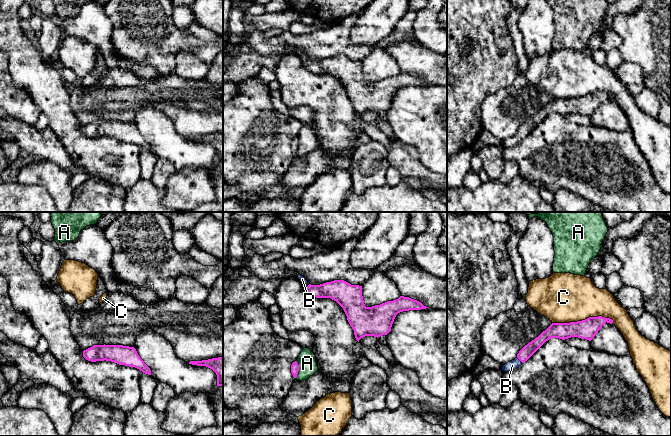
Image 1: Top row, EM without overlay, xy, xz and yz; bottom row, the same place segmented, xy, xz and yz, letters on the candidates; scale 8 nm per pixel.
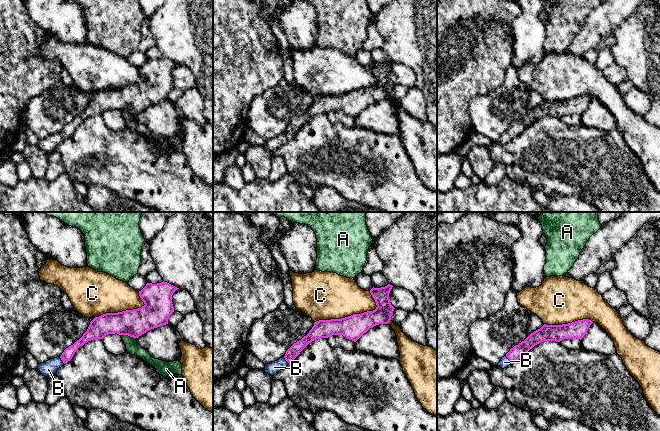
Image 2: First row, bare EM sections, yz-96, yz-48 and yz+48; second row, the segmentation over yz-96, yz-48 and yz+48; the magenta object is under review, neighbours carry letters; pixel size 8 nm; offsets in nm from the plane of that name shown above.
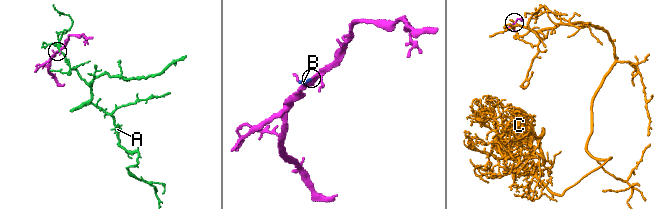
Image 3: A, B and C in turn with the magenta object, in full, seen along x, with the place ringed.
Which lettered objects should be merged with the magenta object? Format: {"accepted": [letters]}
{"accepted": ["B"]}

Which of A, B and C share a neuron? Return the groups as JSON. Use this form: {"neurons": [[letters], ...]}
{"neurons": [["A"], ["B"], ["C"]]}

